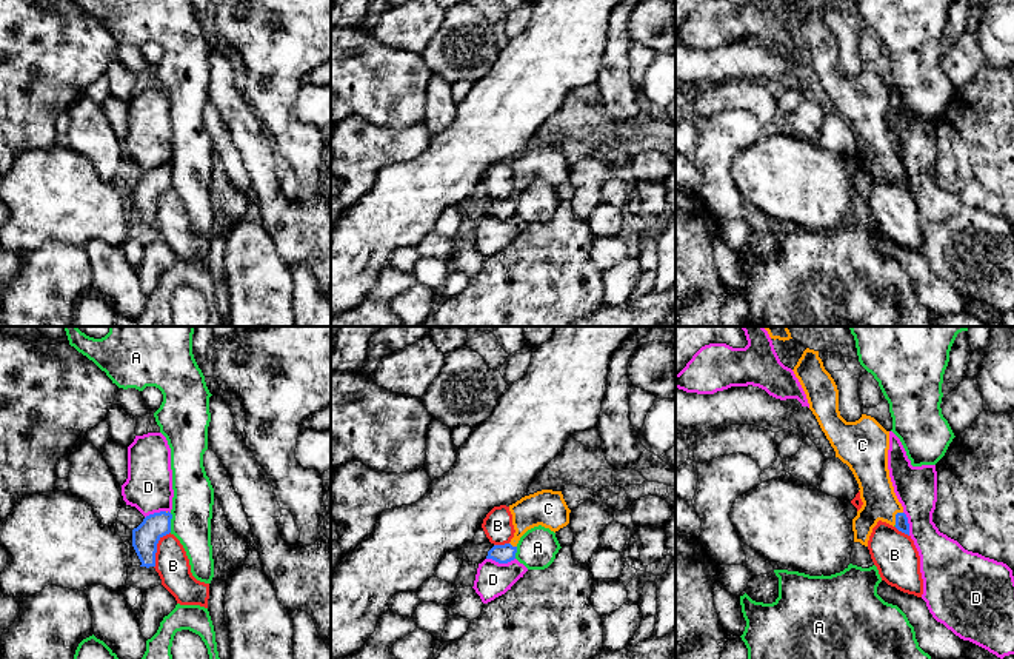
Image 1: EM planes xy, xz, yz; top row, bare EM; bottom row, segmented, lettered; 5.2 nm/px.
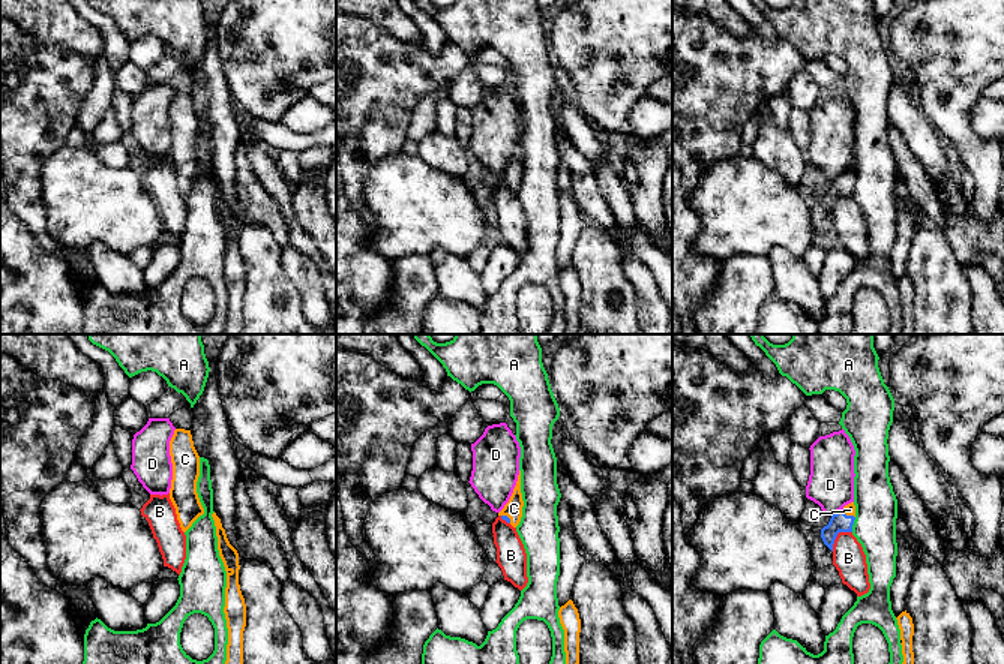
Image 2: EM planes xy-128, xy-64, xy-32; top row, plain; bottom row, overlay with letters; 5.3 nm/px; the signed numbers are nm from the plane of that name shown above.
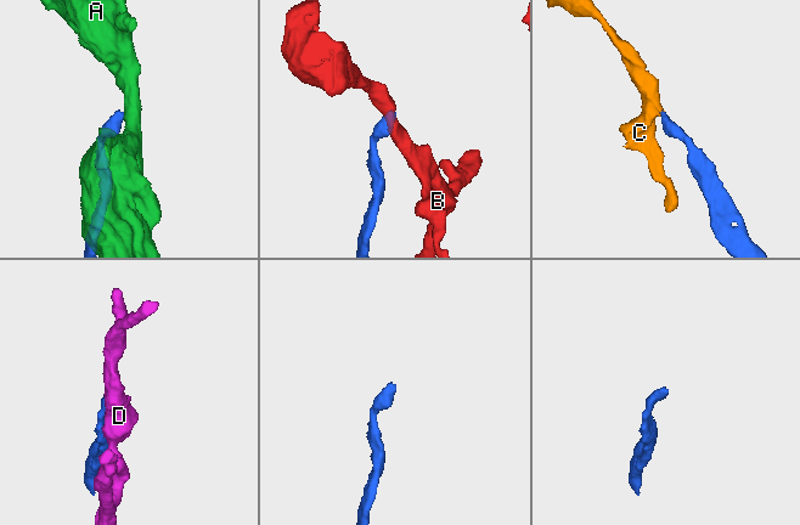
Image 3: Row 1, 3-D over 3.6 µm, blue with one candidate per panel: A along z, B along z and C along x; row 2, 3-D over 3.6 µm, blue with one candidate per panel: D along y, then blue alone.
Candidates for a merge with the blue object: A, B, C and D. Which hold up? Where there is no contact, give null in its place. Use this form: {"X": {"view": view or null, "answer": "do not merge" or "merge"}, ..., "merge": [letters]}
{"A": {"view": "xy", "answer": "do not merge"}, "B": {"view": "xy", "answer": "do not merge"}, "C": {"view": "yz", "answer": "merge"}, "D": {"view": "xz", "answer": "do not merge"}, "merge": ["C"]}

